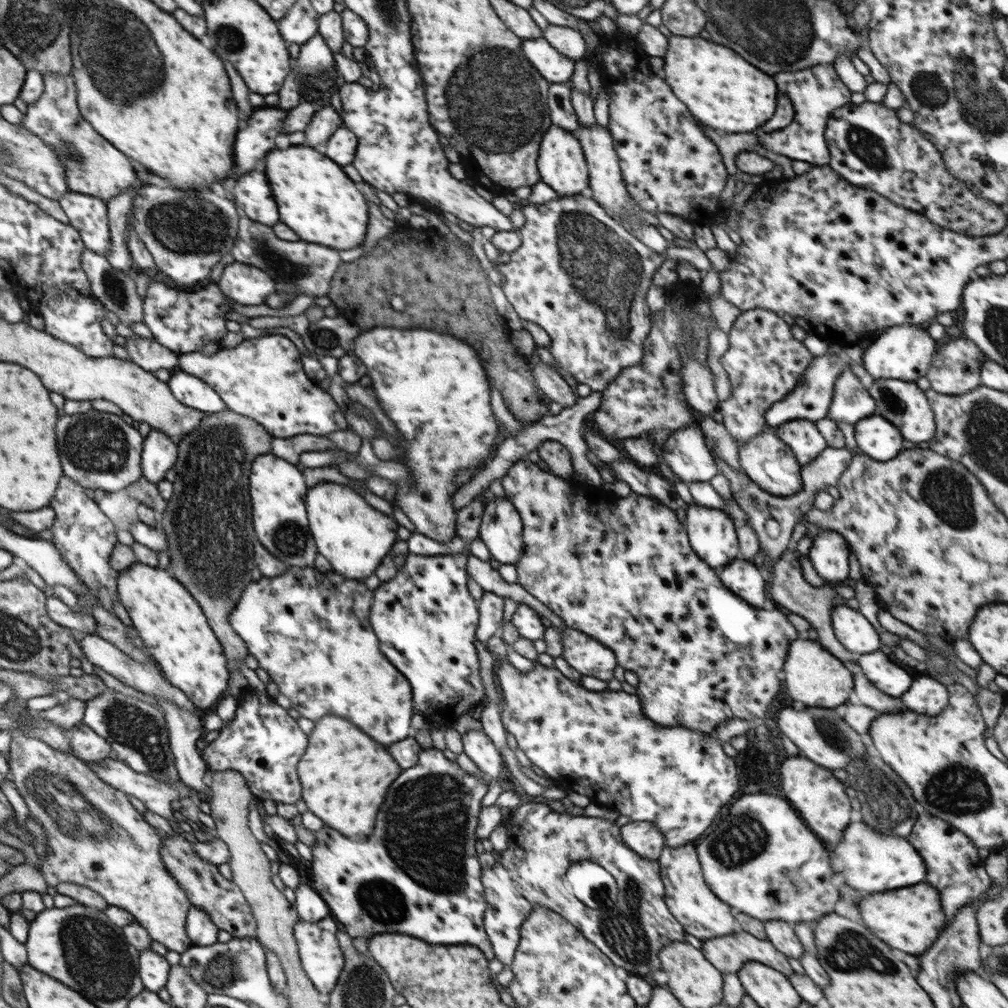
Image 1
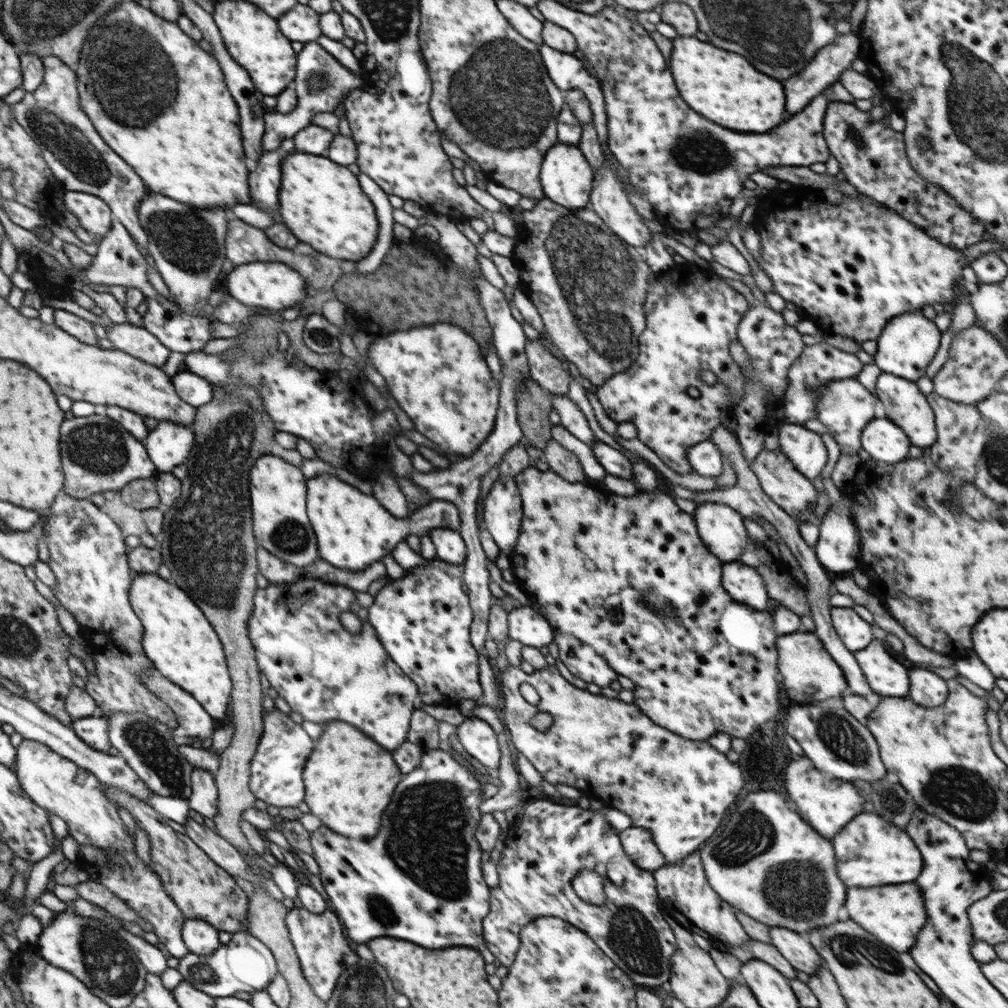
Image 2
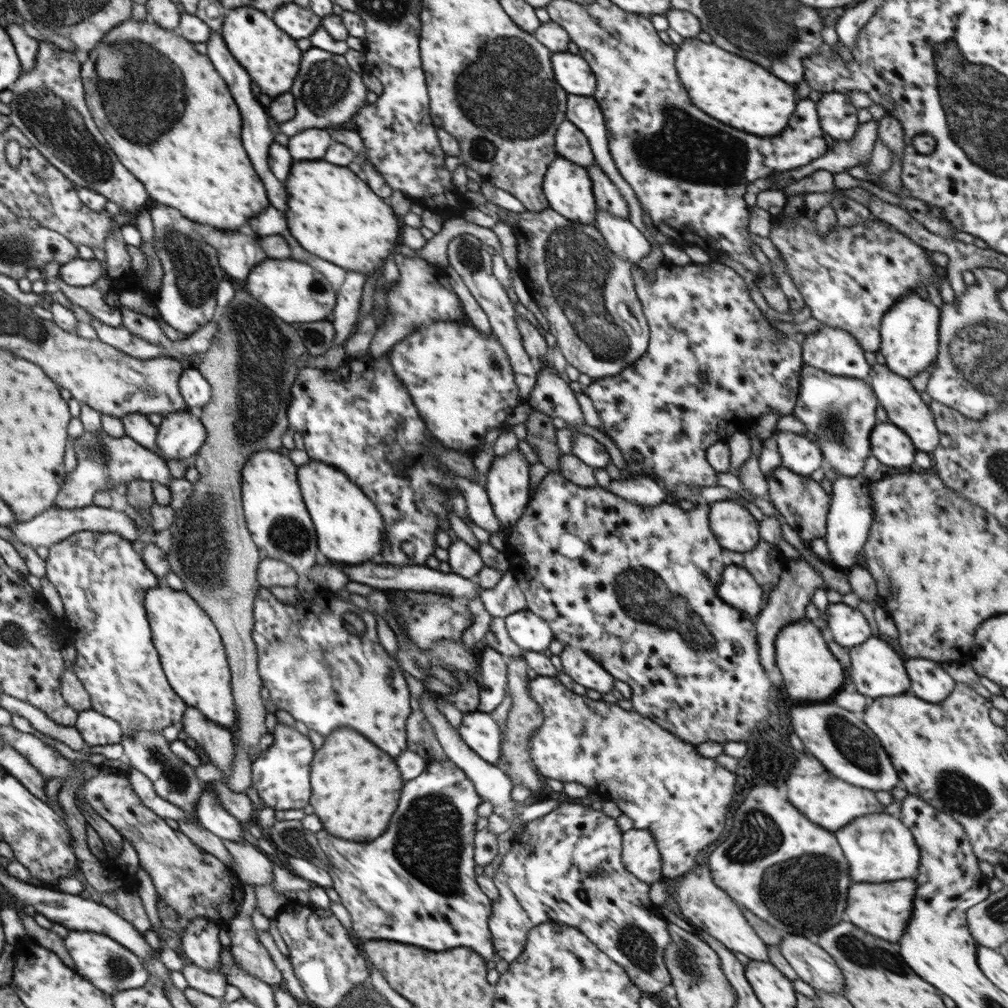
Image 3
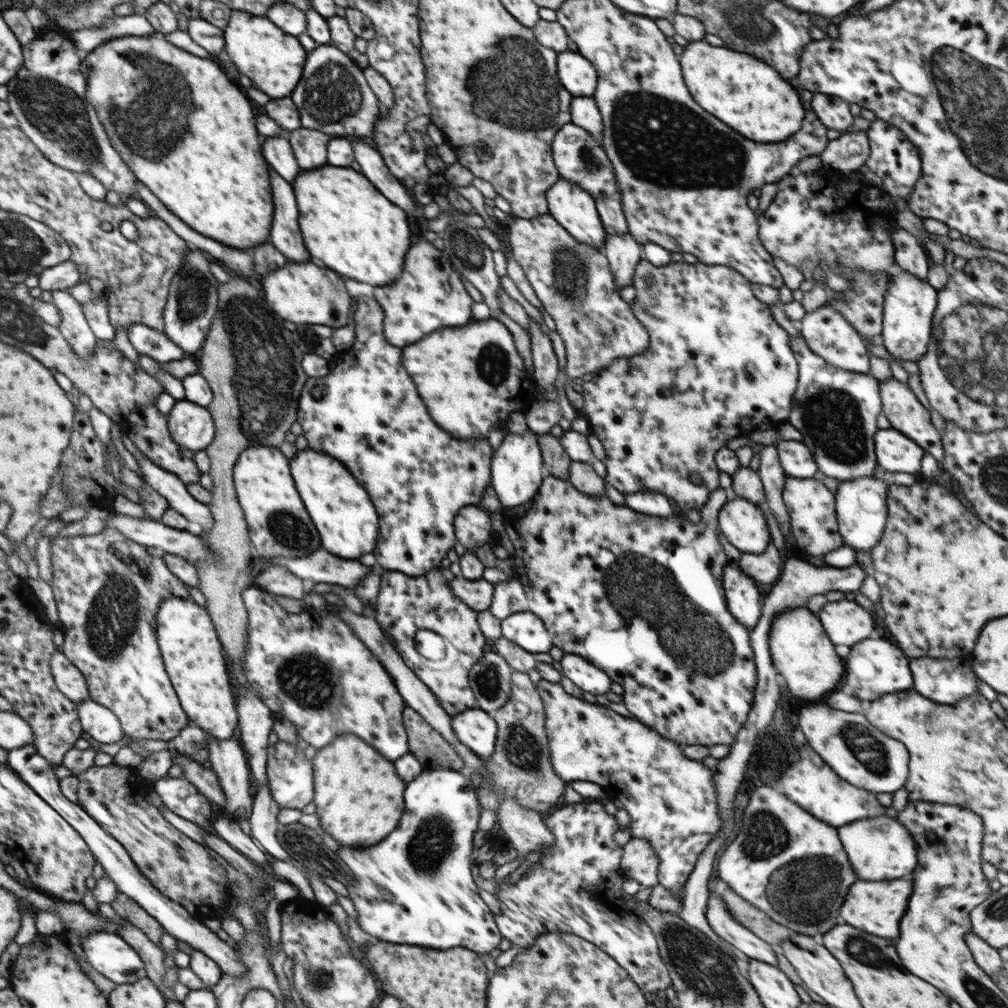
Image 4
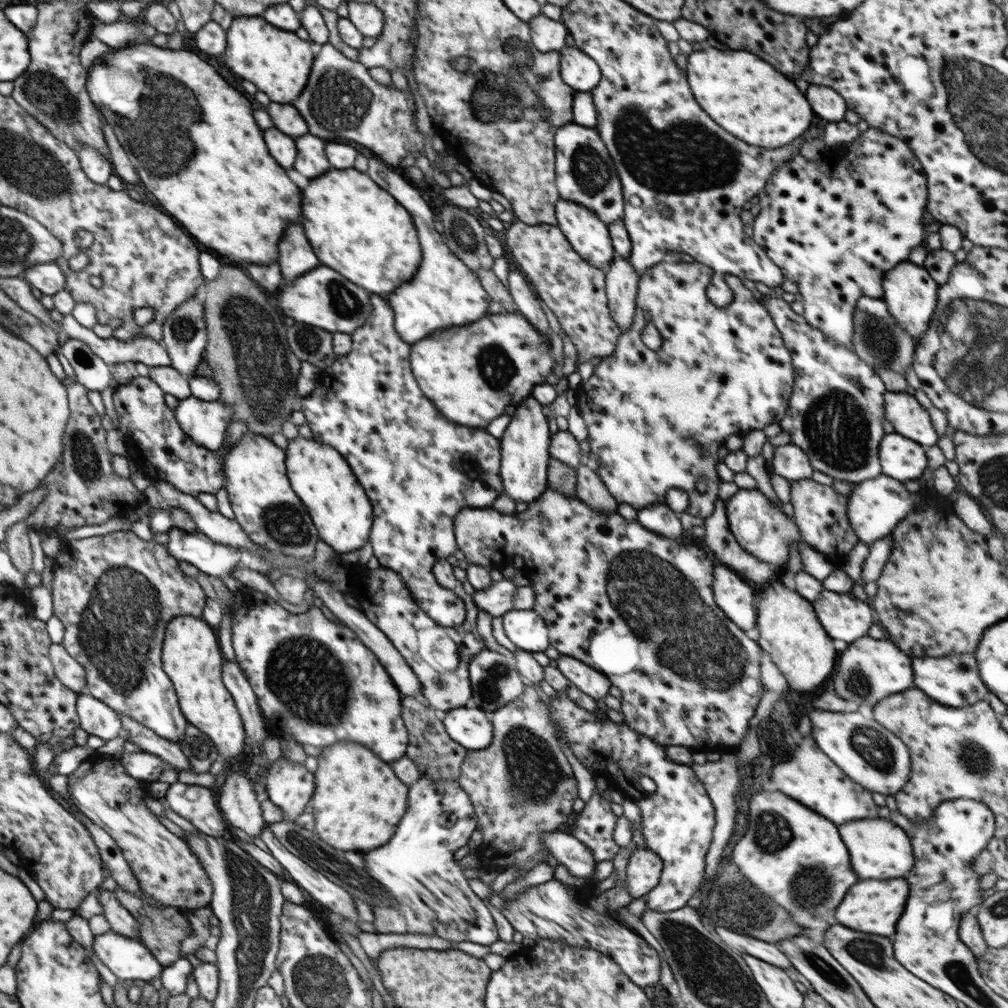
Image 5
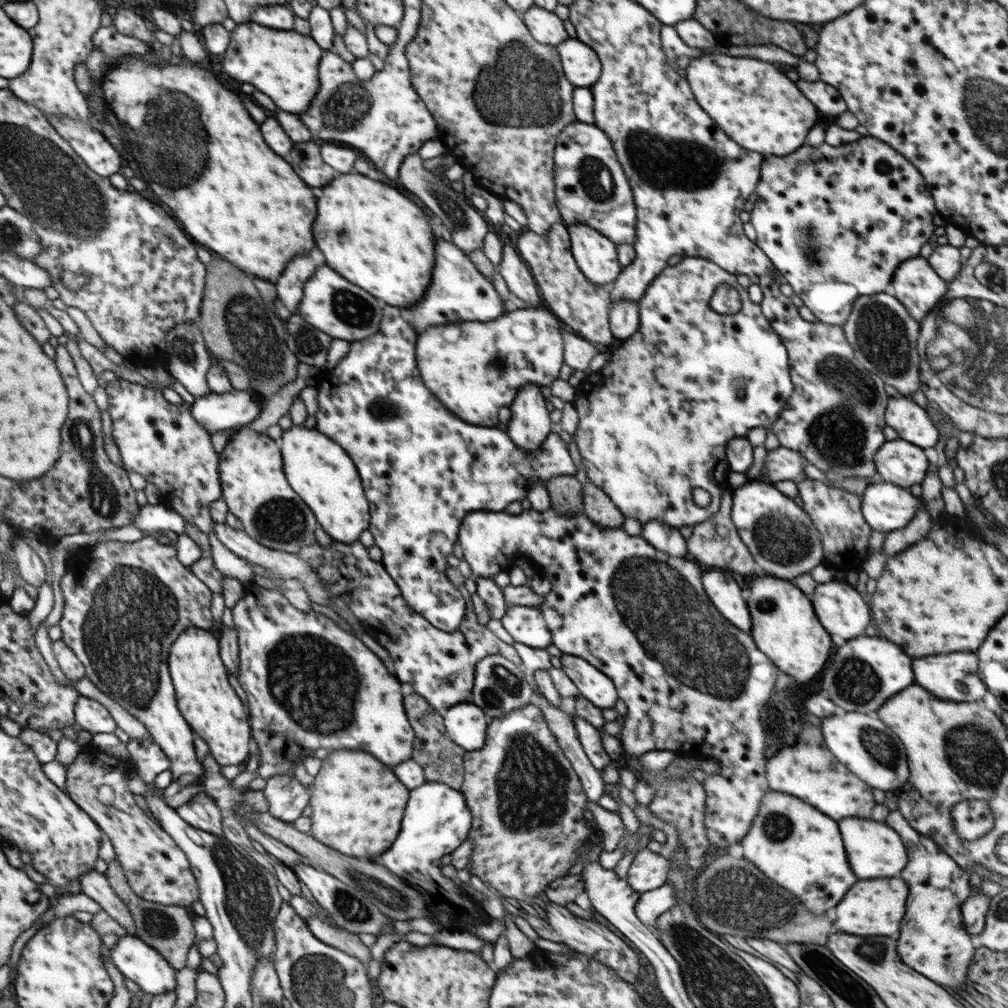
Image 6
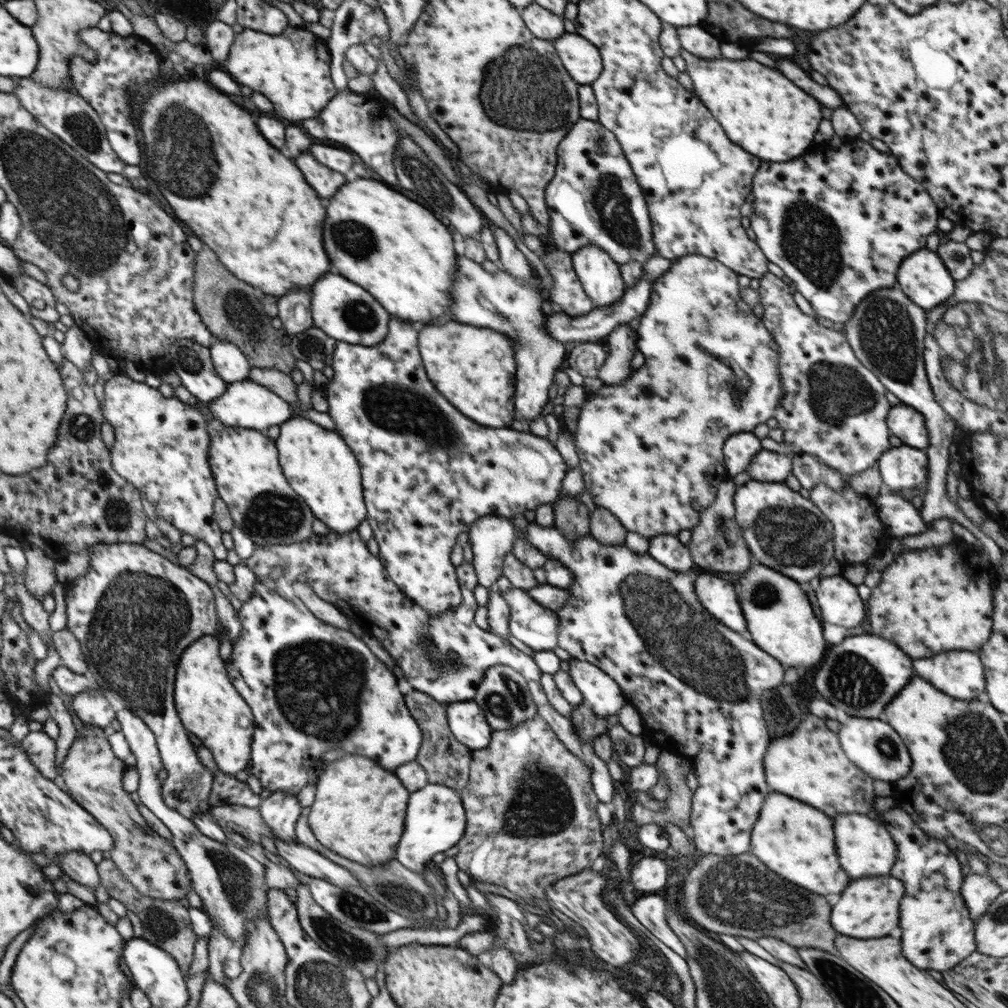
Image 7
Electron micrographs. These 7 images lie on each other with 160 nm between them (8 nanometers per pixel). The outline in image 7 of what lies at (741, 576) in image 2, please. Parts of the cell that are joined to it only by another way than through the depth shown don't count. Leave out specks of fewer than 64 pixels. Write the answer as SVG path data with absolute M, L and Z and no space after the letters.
M702 574L696 576L695 582L695 594L704 604L704 608L724 626L728 626L738 634L748 636L747 622L738 600L738 594L734 589L734 580L726 576L726 582L724 582L722 578Z

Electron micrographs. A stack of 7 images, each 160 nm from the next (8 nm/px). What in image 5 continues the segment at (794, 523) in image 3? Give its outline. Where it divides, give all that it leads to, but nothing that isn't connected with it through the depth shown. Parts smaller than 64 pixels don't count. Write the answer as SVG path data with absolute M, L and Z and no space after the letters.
M814 479L791 481L790 494L794 506L793 519L801 532L801 538L825 555L830 563L842 568L849 552L860 541L849 521L847 496L841 495L832 485L824 486Z

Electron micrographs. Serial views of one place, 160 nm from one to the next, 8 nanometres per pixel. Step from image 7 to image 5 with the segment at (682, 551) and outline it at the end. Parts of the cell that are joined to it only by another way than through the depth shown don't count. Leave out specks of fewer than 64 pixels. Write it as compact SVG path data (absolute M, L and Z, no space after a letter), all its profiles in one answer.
M666 503L651 504L637 510L637 521L650 532L668 538L681 538L682 525L680 519Z

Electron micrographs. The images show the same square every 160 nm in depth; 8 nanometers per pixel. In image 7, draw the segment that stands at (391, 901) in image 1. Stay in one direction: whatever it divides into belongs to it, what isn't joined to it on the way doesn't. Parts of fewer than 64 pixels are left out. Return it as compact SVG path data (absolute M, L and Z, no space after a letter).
M428 784L422 790L410 793L404 834L398 844L396 858L415 873L423 873L428 860L438 853L456 847L466 830L467 817L459 792L446 785Z

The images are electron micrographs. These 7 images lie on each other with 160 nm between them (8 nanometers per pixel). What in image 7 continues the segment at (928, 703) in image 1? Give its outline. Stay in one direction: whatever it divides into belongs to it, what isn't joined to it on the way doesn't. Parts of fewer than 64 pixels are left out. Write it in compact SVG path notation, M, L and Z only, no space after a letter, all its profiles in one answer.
M956 650L926 660L914 660L914 670L952 698L972 700L978 694L986 696L984 666L976 652Z

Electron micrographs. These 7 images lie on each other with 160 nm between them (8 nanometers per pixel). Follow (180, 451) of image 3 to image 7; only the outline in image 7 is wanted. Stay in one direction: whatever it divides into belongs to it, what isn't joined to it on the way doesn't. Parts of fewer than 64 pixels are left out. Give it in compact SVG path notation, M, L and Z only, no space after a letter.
M250 379L233 381L226 392L207 405L211 408L214 420L228 427L250 428L265 432L270 426L282 425L291 417L291 406L275 392Z

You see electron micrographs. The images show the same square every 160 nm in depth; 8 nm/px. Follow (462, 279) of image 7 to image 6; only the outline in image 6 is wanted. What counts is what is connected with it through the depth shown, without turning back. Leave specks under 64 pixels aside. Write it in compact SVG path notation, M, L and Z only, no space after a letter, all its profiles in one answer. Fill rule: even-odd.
M438 237L435 240L435 265L432 280L424 299L420 299L416 306L408 309L412 314L412 320L408 323L410 328L416 328L418 332L426 330L434 324L448 324L448 322L496 320L511 310L509 302L504 304L490 282L470 260L468 254L457 248L454 243ZM528 383L519 388L514 402L510 405L511 419L507 434L510 440L531 455L539 451L540 444L552 433L547 399L542 395L540 385Z

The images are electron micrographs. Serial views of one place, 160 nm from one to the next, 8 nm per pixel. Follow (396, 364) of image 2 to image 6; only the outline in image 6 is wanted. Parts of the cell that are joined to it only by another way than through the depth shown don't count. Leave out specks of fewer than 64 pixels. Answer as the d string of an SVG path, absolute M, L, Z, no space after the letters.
M544 305L521 310L511 307L496 320L468 321L468 324L456 324L456 330L454 324L432 326L417 336L417 370L430 392L458 418L480 427L497 427L496 408L510 406L519 388L528 383L548 386L558 379L563 329L567 330Z

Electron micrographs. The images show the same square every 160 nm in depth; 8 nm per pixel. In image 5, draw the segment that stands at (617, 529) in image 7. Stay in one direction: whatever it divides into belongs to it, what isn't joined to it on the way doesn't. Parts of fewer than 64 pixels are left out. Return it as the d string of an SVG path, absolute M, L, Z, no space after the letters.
M580 465L576 469L576 497L598 511L617 512L619 504L608 492L599 473L587 465Z

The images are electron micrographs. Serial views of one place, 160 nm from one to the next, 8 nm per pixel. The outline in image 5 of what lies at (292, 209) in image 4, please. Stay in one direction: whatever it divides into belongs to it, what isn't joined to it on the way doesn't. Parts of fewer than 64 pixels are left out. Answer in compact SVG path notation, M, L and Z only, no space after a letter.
M292 224L282 242L280 242L280 256L278 256L281 270L282 284L289 284L295 278L302 276L305 272L310 272L312 268L316 268L318 258L312 252L306 232L302 228L302 224Z

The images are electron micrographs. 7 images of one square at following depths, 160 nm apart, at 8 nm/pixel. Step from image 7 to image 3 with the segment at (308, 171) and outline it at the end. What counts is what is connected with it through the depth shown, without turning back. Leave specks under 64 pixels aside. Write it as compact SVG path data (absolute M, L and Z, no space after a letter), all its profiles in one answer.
M308 130L292 136L288 142L288 150L294 160L318 160L326 154L332 138L326 130Z

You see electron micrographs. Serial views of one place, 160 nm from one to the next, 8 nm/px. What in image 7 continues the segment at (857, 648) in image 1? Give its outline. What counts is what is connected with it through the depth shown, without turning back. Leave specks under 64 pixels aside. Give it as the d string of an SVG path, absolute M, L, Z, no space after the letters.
M841 574L818 580L815 593L822 621L844 628L854 628L866 621L866 608L856 585Z

